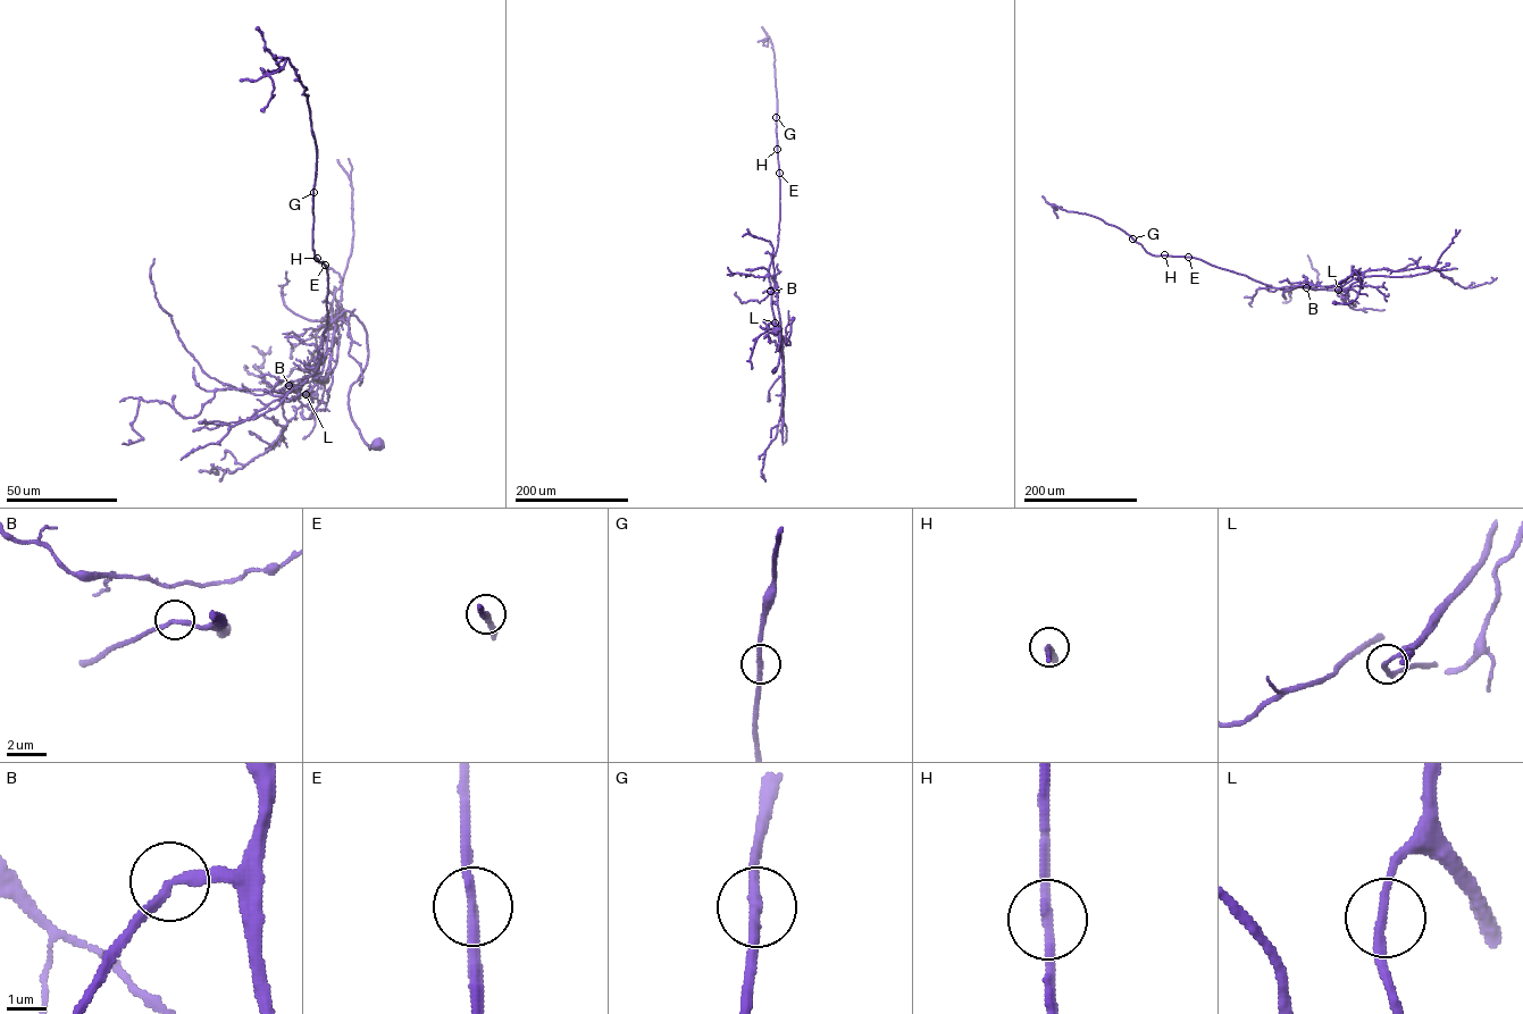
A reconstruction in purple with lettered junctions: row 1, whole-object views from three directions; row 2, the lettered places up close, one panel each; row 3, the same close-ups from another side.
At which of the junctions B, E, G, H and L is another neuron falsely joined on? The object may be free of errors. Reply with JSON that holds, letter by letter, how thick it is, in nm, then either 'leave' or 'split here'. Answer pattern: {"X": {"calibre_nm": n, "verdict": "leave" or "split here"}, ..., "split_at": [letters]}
{"B": {"calibre_nm": 240, "verdict": "leave"}, "E": {"calibre_nm": 240, "verdict": "leave"}, "G": {"calibre_nm": 280, "verdict": "leave"}, "H": {"calibre_nm": 260, "verdict": "leave"}, "L": {"calibre_nm": 200, "verdict": "leave"}, "split_at": []}

